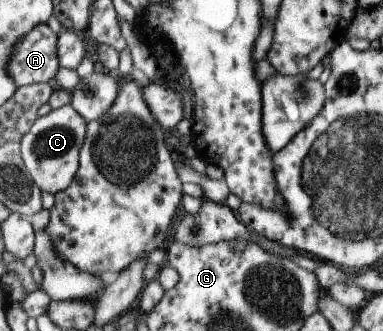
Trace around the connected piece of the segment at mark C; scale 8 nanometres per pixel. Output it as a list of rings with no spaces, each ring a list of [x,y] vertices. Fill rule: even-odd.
[[[70,103],[39,116],[22,137],[20,141],[22,161],[40,191],[56,195],[64,191],[76,177],[76,172],[80,167],[79,153],[86,133],[85,123]]]

